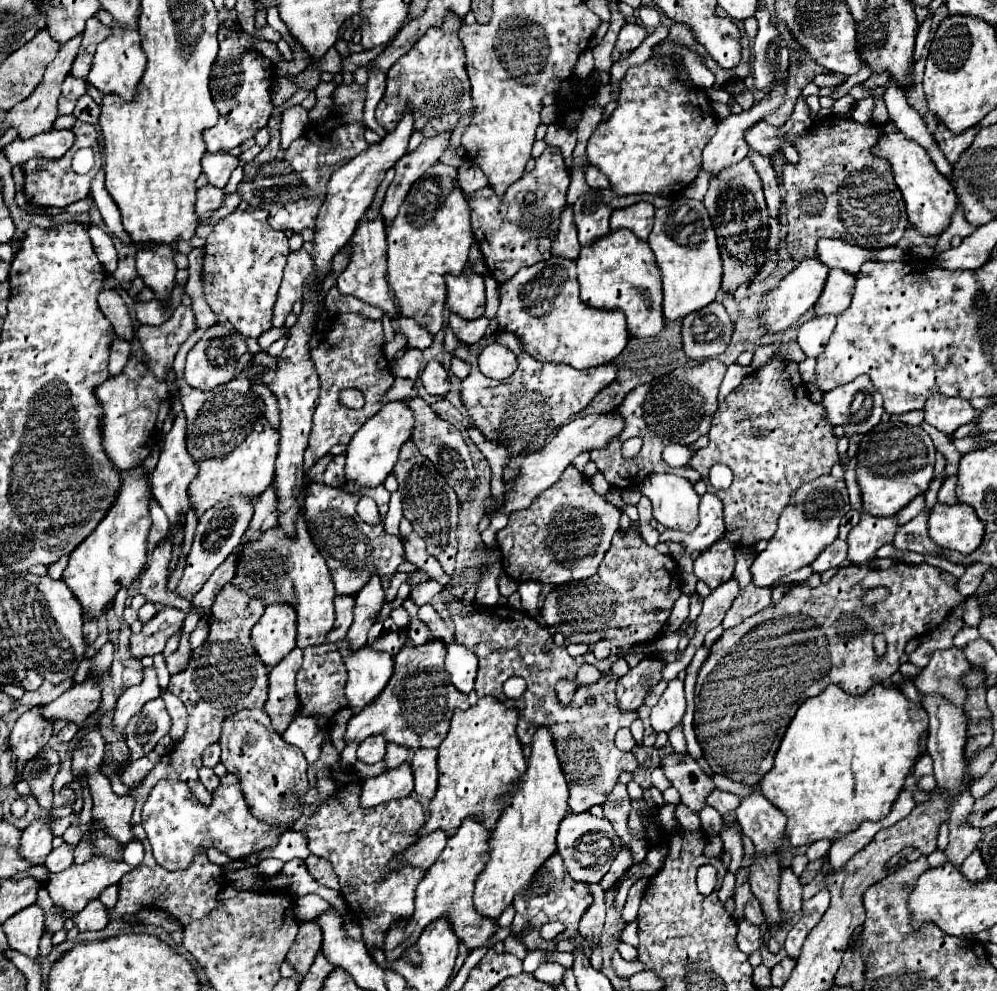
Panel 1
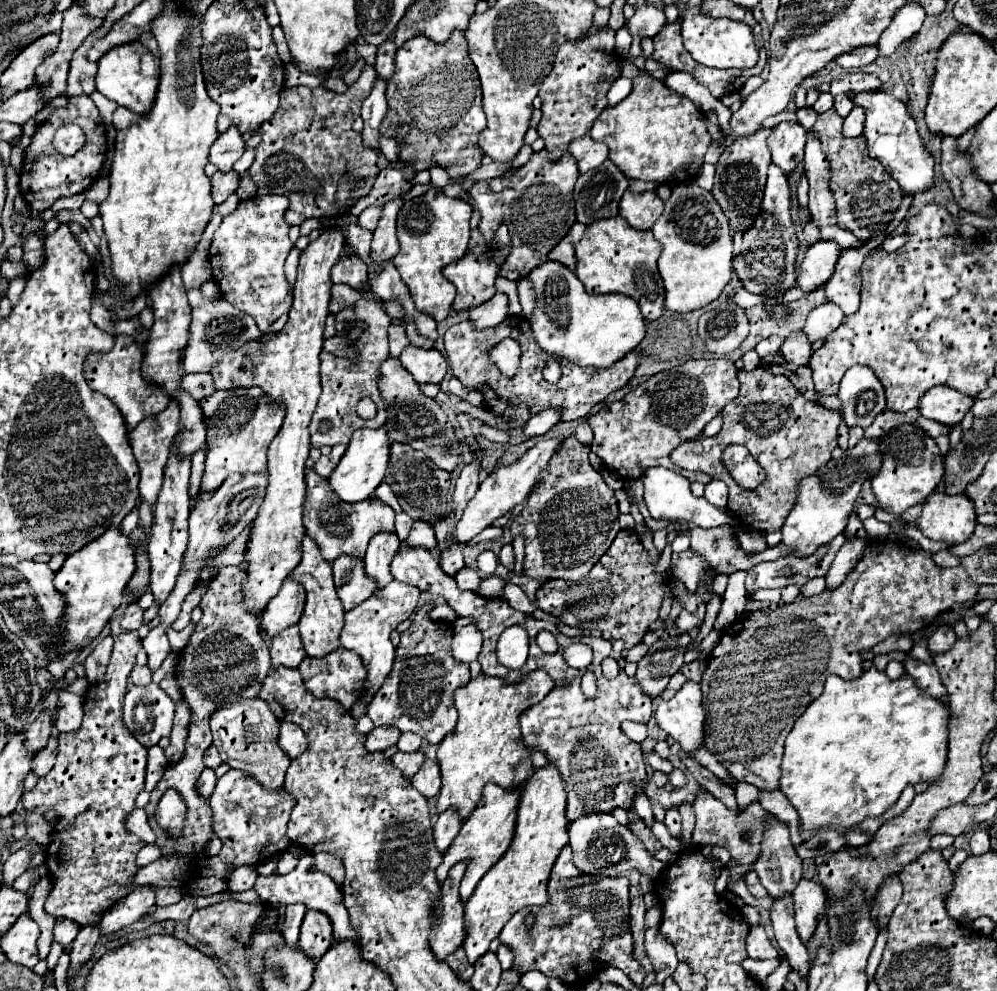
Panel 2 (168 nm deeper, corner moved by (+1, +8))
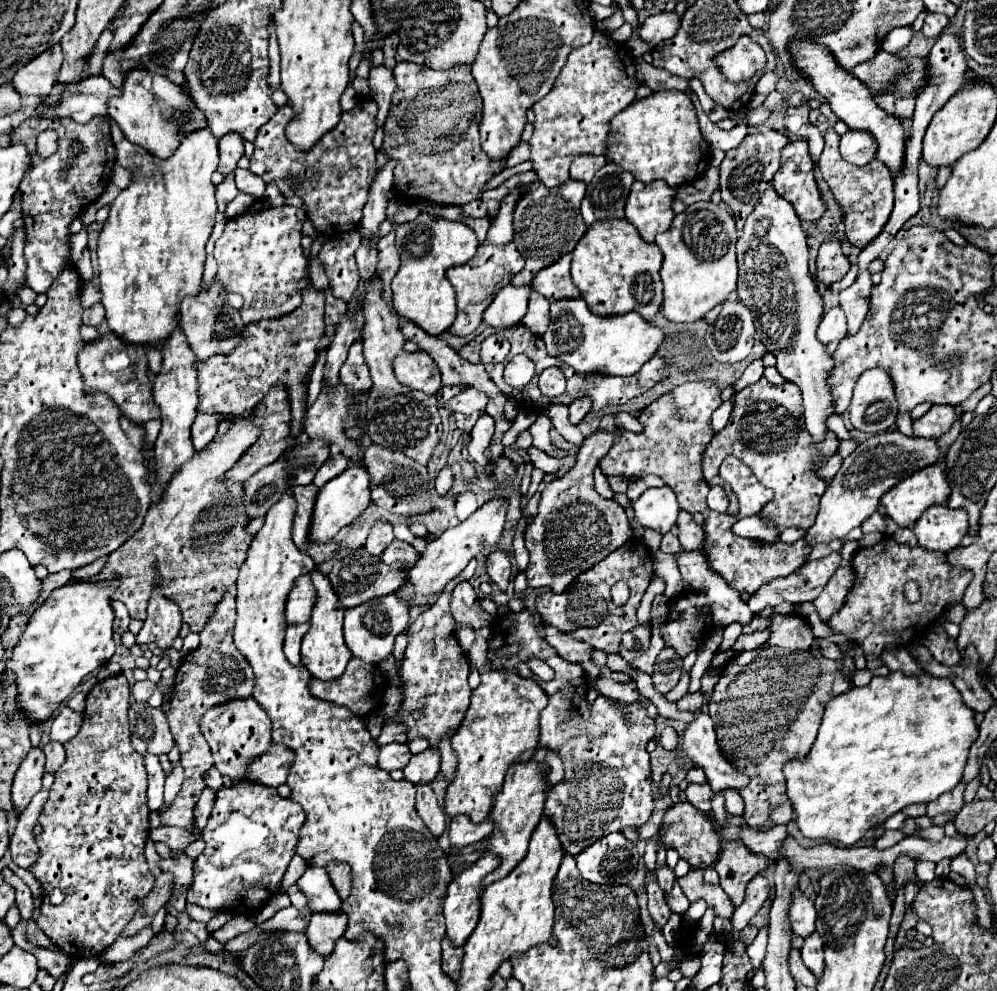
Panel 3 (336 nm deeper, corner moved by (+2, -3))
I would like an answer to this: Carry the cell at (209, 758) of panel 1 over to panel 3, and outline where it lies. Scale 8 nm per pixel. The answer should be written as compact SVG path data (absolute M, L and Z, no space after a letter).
M212 767L212 769L204 775L204 781L206 781L206 787L210 787L210 789L214 789L214 791L218 791L218 789L222 787L222 775L220 775L220 771L218 771L216 767Z

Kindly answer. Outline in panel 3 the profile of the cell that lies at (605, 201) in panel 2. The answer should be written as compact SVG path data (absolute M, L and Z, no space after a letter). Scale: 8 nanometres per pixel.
M606 163L588 185L582 201L582 217L586 225L596 221L624 217L624 205L634 177L614 163Z

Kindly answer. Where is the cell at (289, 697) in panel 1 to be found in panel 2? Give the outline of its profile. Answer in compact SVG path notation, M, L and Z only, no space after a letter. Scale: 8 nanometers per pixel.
M297 626L287 628L285 632L277 634L271 640L271 660L273 668L279 666L299 666L299 662L305 658L305 650L301 646L301 636Z

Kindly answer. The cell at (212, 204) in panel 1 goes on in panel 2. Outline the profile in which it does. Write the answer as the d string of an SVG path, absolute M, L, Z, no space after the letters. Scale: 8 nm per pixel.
M235 170L231 172L215 172L211 178L211 194L213 194L213 202L219 204L223 200L227 200L227 196L231 196L237 190L237 178L239 174Z

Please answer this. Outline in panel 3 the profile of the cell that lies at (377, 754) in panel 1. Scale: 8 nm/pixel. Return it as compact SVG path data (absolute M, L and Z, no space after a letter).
M392 743L392 745L382 745L380 747L380 759L378 759L378 765L380 769L384 771L394 771L394 769L404 769L410 761L412 753L408 749L408 745L398 745L398 743Z

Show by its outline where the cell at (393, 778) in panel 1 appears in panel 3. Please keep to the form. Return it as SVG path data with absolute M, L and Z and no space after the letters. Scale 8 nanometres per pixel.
M426 749L418 755L412 755L410 763L404 767L404 777L416 783L432 783L440 771L440 753L434 749Z

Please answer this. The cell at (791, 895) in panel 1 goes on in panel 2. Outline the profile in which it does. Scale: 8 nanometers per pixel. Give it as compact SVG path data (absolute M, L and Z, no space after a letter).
M803 878L801 882L797 882L797 888L793 890L793 902L795 902L795 922L799 938L807 942L817 926L817 918L823 912L825 892L813 880Z

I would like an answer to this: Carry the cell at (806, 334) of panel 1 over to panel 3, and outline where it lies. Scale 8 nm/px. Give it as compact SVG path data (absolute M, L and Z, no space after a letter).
M832 307L820 321L818 339L828 345L830 341L840 341L846 337L846 317L840 307Z

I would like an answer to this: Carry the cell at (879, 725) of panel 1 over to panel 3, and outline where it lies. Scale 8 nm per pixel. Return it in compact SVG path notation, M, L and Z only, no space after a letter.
M894 671L886 677L872 677L864 687L852 687L844 695L832 697L806 759L794 759L784 767L788 797L794 805L796 825L802 835L852 845L868 829L882 825L906 805L930 803L954 789L962 779L970 745L978 739L974 715L950 679L938 679L928 673L910 677Z

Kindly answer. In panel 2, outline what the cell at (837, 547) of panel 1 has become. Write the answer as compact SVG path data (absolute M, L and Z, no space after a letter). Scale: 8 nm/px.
M839 534L829 542L829 546L821 546L809 557L789 555L775 561L761 562L747 570L747 600L751 602L753 594L761 588L783 588L789 584L803 586L807 580L825 576L831 566L837 550L843 546L845 536Z

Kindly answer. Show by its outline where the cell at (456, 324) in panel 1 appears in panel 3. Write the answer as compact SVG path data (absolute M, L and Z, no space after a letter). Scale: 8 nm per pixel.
M506 285L494 297L490 307L484 311L484 323L498 329L508 329L518 325L526 315L530 293L532 293L530 285L522 285L522 287Z

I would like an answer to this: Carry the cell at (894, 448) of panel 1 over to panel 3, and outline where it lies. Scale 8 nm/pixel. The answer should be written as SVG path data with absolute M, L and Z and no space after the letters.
M932 465L890 489L882 497L882 507L900 527L914 527L928 507L944 505L948 501L948 493L950 485L944 477L944 469L940 465Z

